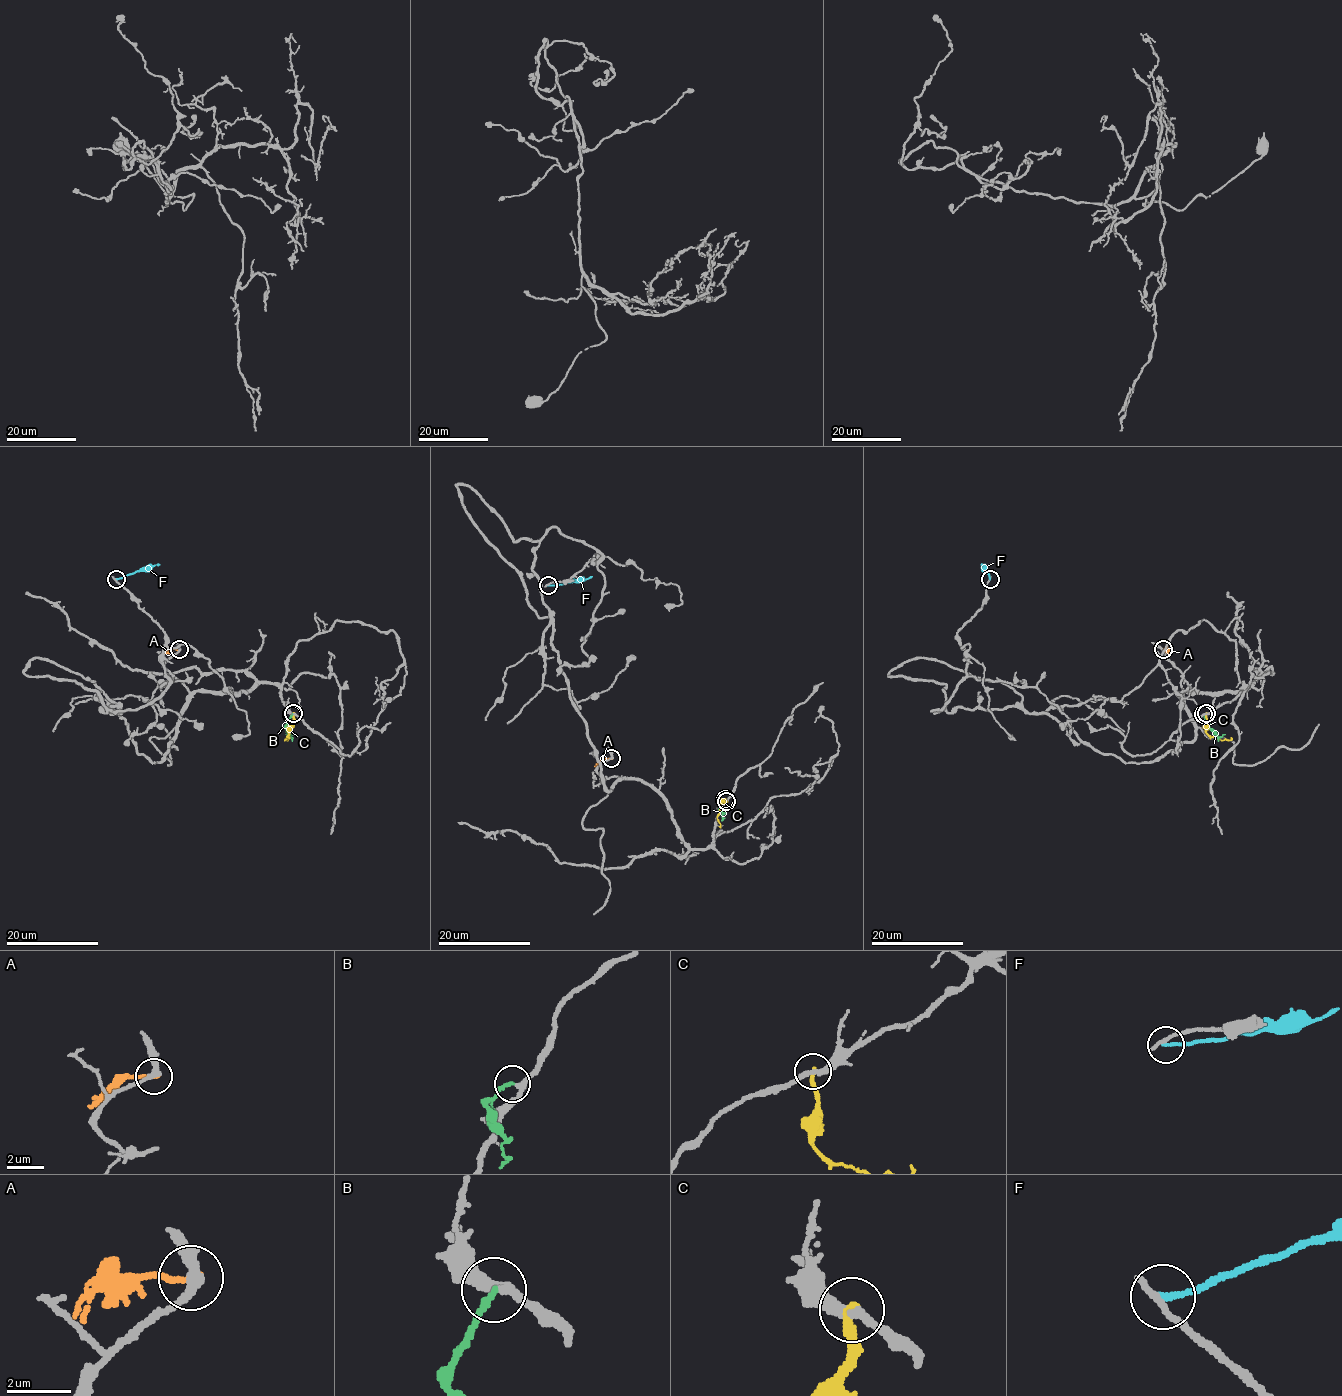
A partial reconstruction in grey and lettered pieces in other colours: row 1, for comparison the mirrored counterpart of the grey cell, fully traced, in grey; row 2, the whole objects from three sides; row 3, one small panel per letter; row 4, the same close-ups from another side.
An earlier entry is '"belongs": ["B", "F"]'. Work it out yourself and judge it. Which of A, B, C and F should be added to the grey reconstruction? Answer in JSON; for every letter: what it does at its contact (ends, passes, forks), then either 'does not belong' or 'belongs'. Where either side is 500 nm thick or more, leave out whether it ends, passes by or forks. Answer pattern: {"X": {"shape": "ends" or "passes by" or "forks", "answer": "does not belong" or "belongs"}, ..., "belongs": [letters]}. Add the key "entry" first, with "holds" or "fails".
{"entry": "fails", "A": {"shape": "ends", "answer": "does not belong"}, "B": {"shape": "ends", "answer": "belongs"}, "C": {"shape": "ends", "answer": "does not belong"}, "F": {"shape": "ends", "answer": "does not belong"}, "belongs": ["B"]}

